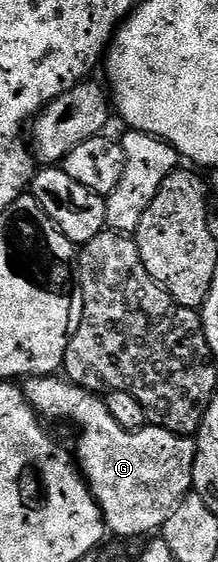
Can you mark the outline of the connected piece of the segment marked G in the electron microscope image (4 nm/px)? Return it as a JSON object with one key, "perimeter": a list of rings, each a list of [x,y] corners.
{"perimeter":[[[61,375],[47,377],[30,377],[24,382],[25,397],[33,405],[42,418],[66,417],[77,424],[77,433],[81,442],[75,448],[75,460],[80,468],[81,476],[93,492],[93,498],[99,503],[101,514],[105,520],[106,530],[117,537],[141,537],[144,533],[164,530],[167,519],[179,507],[184,497],[193,489],[193,468],[197,454],[197,442],[193,437],[181,437],[166,429],[146,427],[134,433],[119,427],[115,419],[111,419],[111,411],[107,411],[104,400],[88,389],[74,385],[72,381]]]}

